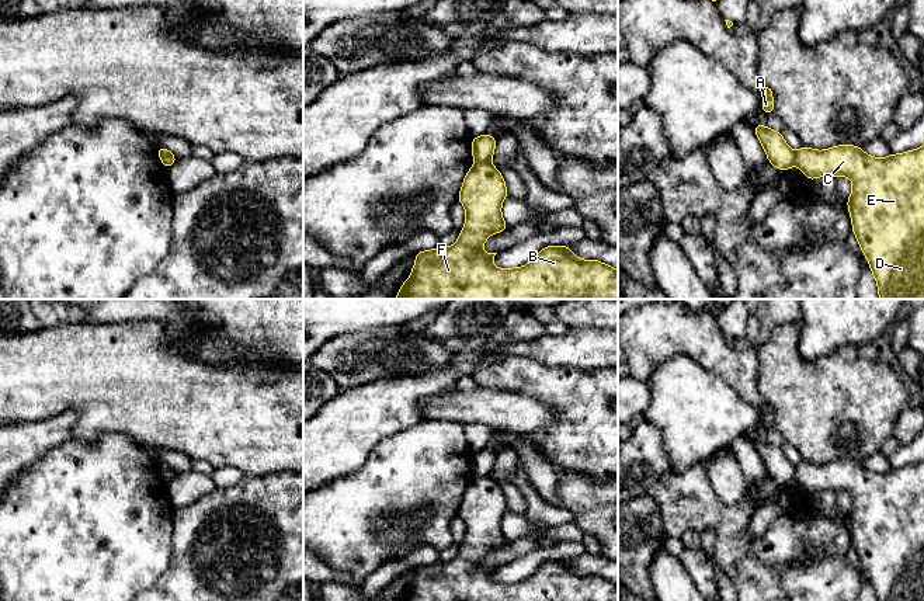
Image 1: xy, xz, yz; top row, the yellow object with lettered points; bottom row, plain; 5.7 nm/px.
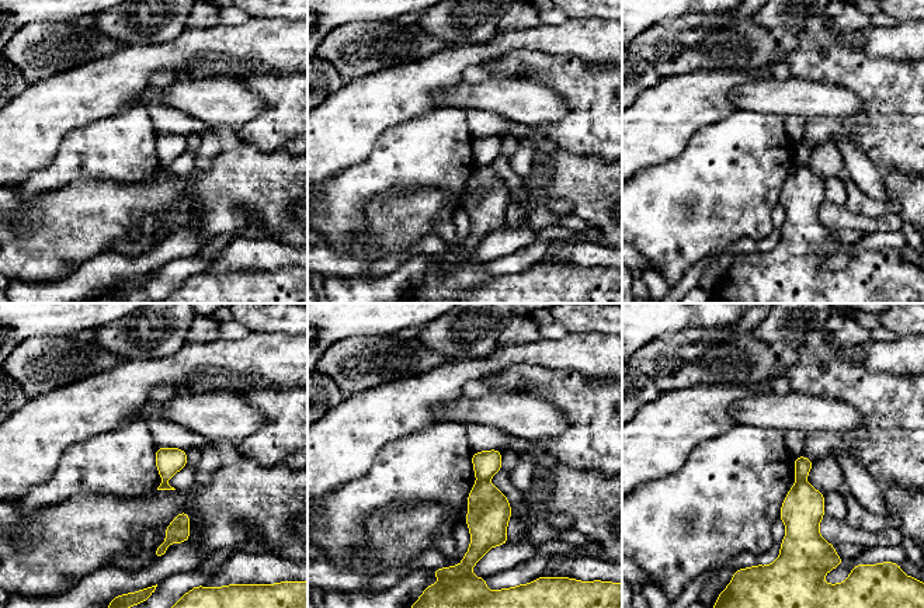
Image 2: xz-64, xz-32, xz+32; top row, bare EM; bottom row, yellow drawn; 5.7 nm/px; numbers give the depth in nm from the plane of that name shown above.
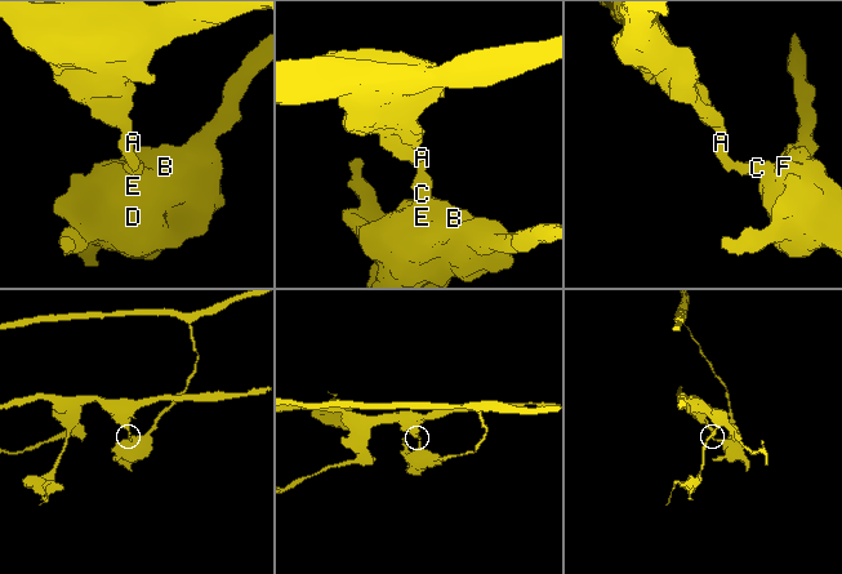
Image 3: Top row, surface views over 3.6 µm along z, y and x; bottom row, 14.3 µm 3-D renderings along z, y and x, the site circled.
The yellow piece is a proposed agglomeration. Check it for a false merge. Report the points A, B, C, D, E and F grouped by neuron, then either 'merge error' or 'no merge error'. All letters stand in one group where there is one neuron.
groups A / B C D E F; merge error

